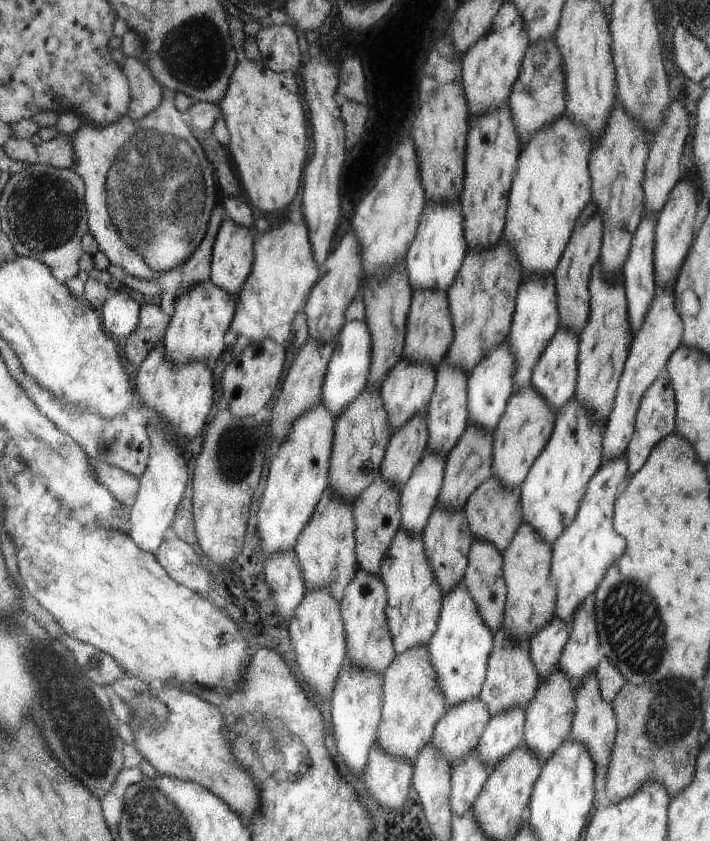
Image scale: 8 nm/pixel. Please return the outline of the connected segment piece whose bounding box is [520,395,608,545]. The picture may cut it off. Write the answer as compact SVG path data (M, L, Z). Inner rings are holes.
M575 395L557 410L556 426L552 438L546 443L546 452L542 452L542 456L538 455L538 464L534 464L530 480L524 479L520 485L524 522L536 528L552 545L572 524L588 480L604 462L603 442L607 424L606 416L598 416L594 408L586 408L586 404L582 404L582 400L578 400Z

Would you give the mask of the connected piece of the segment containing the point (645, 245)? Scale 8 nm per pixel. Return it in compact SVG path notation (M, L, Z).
M646 212L646 218L642 220L642 224L636 229L630 252L620 270L620 275L625 284L625 290L629 300L629 318L633 324L634 335L636 335L636 331L642 326L642 322L644 322L644 318L646 318L646 312L648 312L648 308L650 308L649 304L658 288L657 275L654 272L654 239L657 217L658 214Z

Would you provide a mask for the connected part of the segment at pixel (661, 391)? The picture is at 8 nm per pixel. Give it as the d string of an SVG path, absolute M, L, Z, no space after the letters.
M658 378L652 384L648 391L645 392L641 400L641 408L637 414L636 430L634 431L632 442L629 443L625 456L629 457L629 476L638 472L642 465L648 460L651 449L656 446L657 442L668 434L675 432L676 428L676 400L675 392L670 378Z

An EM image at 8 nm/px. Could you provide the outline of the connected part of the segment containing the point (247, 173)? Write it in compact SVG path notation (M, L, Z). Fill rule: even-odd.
M240 58L237 65L229 94L220 103L232 135L229 152L250 204L264 214L274 214L284 210L300 190L308 152L306 114L298 86L288 74L272 72L261 61Z

